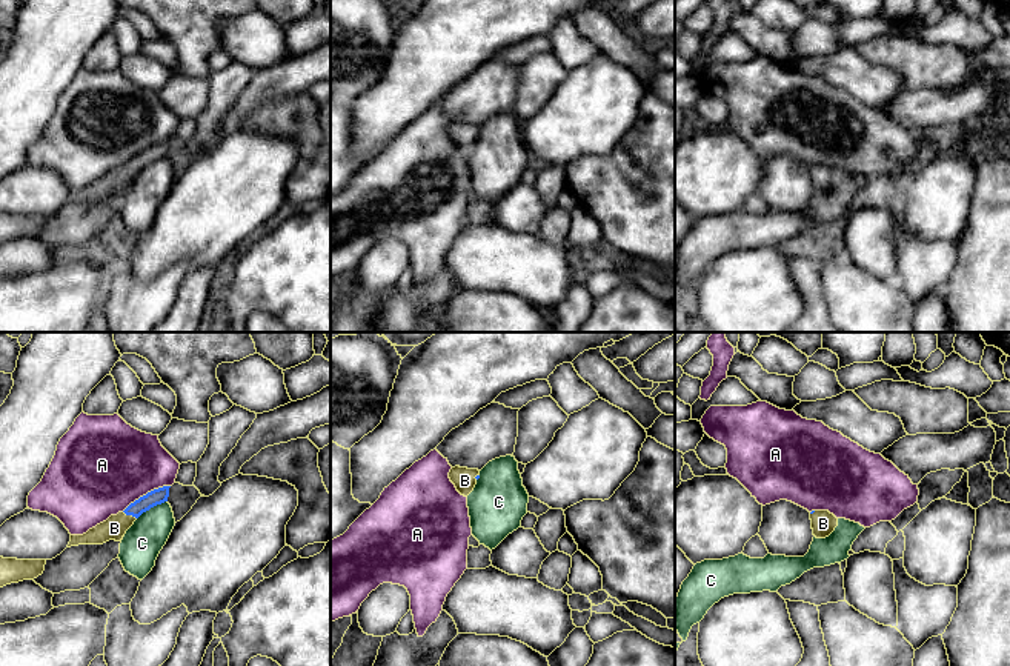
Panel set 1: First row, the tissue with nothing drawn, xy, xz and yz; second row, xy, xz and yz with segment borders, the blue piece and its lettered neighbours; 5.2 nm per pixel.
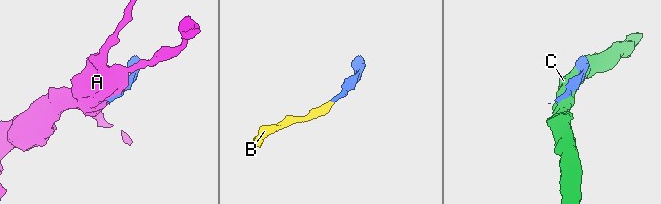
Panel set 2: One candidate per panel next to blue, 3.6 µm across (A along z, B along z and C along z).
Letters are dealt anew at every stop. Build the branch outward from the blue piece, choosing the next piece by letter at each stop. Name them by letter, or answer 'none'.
B

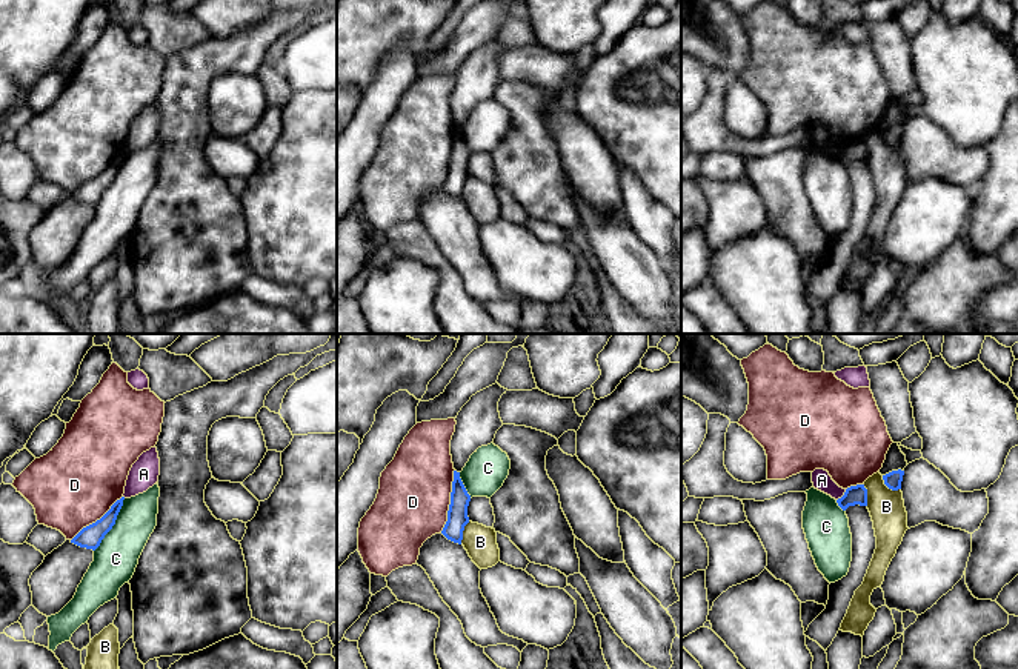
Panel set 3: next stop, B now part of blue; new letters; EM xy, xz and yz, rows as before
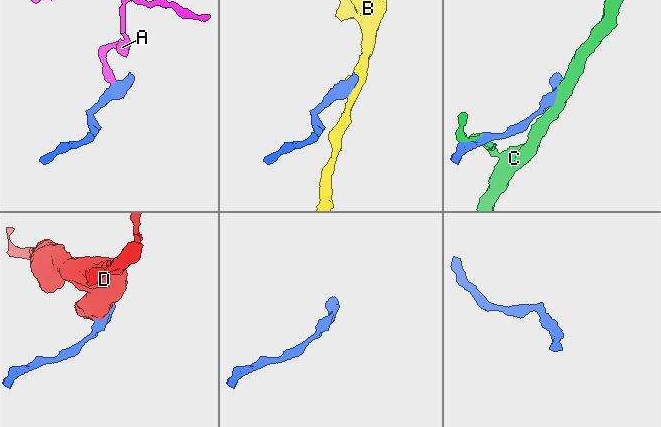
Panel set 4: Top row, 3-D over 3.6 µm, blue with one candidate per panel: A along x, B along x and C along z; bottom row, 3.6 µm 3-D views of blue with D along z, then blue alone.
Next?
none

